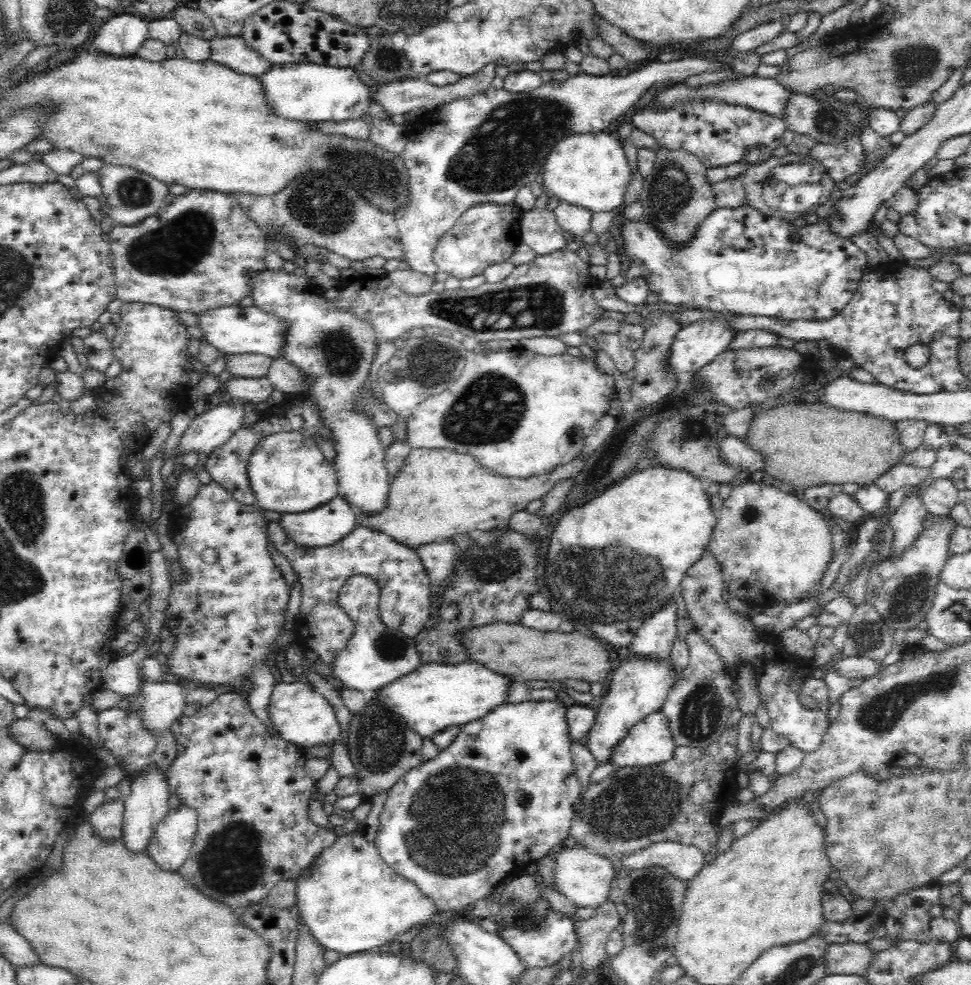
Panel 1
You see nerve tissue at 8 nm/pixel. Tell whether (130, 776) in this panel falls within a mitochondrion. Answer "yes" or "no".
no

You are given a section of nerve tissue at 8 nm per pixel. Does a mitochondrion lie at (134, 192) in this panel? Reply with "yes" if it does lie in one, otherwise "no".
yes

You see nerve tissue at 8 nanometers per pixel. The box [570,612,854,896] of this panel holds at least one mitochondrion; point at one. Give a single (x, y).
(628, 809)

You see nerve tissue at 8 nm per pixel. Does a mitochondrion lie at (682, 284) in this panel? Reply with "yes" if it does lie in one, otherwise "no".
yes

